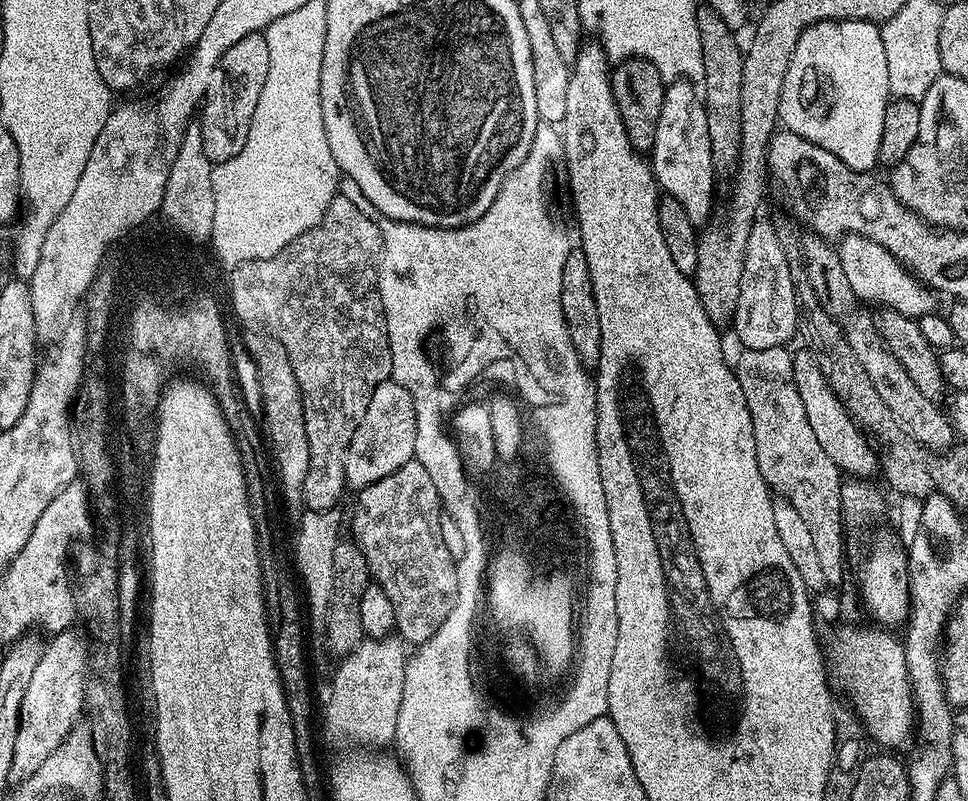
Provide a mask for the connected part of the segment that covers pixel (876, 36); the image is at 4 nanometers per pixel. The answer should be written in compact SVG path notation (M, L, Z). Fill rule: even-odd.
M824 20L809 25L794 46L780 95L779 123L785 129L830 150L856 172L872 172L878 164L882 118L890 99L886 52L879 27L870 20Z

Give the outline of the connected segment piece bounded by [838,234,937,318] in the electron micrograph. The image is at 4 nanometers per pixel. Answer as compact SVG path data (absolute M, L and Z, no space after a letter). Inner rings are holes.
M848 234L839 241L838 251L842 258L842 271L850 281L850 290L854 290L857 301L880 304L881 309L893 308L913 318L933 314L937 297L886 249L878 246L878 242Z

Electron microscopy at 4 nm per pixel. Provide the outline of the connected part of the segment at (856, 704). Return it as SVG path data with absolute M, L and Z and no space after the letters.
M878 627L874 632L840 632L840 636L831 636L840 644L844 660L852 660L852 672L848 672L848 664L840 664L844 672L836 672L836 664L832 664L832 673L828 676L840 680L840 694L860 715L863 731L885 744L888 747L885 749L896 750L892 748L902 747L914 736L914 695L903 643L888 632L891 631Z

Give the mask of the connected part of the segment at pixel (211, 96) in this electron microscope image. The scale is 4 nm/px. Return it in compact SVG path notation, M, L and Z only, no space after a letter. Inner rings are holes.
M263 31L251 32L246 34L246 38L238 38L238 42L234 42L234 46L222 54L206 86L202 111L199 113L201 116L198 116L202 146L209 160L221 164L234 158L242 146L246 146L254 106L258 106L262 86L266 86L266 74L270 74L270 46L266 46Z

